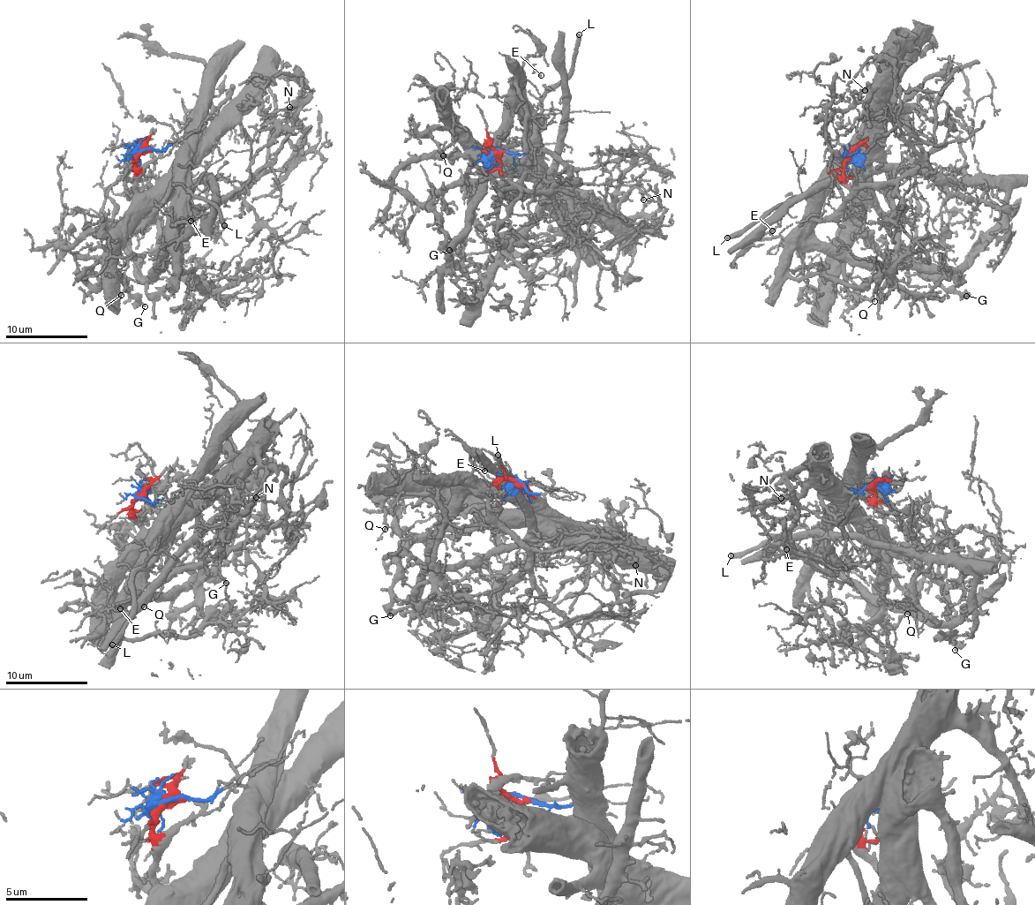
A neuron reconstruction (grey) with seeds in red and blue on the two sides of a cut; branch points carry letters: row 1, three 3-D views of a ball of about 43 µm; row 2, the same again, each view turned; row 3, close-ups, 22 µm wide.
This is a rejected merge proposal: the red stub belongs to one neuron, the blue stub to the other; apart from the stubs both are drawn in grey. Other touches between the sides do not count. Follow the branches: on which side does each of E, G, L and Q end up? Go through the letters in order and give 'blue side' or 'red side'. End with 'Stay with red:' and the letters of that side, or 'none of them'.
E: blue side
G: red side
L: blue side
Q: red side
Stay with red: G, Q

